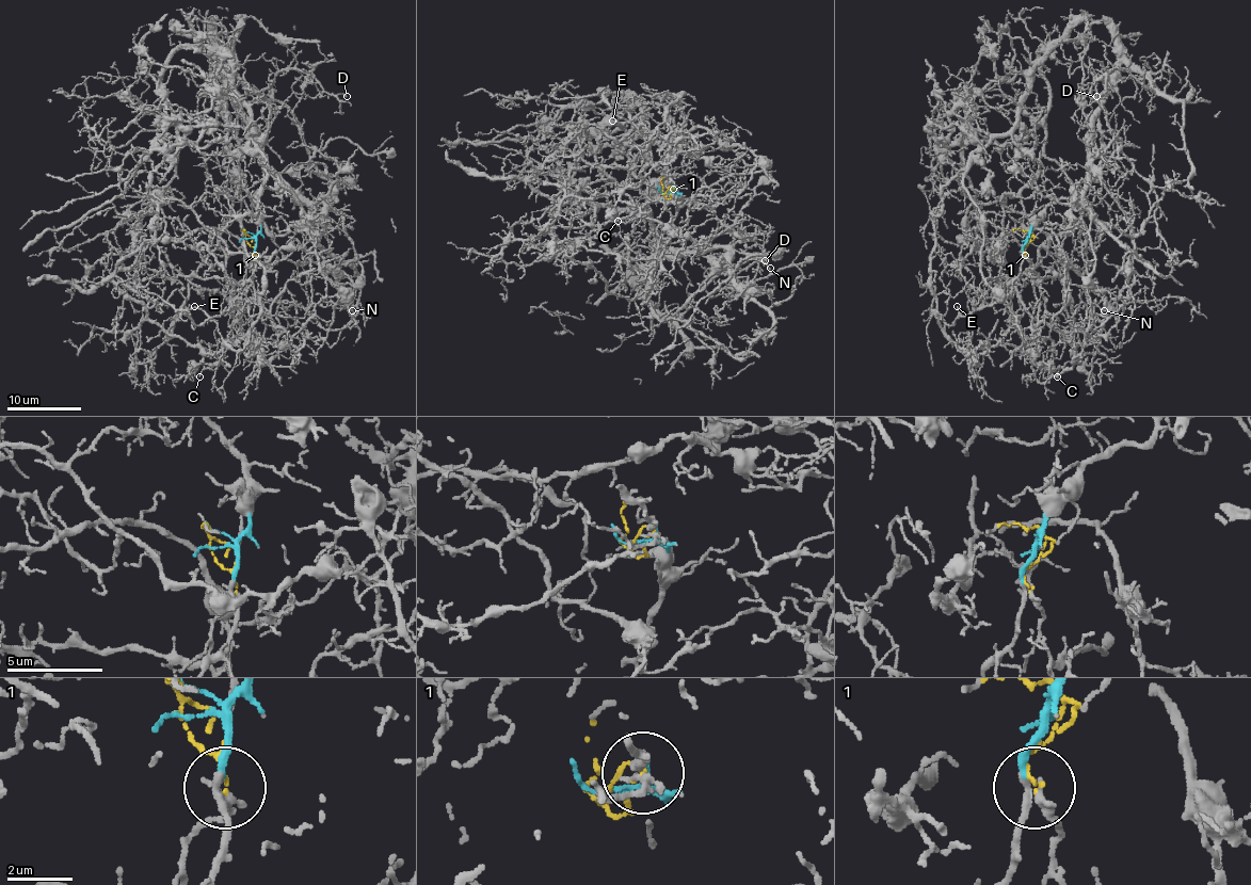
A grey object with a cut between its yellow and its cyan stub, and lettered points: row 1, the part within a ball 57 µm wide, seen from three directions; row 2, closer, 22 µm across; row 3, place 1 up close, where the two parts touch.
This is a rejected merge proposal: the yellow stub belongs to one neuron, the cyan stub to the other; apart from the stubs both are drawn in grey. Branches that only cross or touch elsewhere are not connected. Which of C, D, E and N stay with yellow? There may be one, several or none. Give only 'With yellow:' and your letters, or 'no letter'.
With yellow: C

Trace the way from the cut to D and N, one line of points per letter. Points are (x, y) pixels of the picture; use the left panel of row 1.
D: (244, 239), (260, 229), (260, 209), (229, 158), (238, 102), (222, 65), (260, 91), (297, 68), (347, 97)
N: (244, 239), (260, 209), (229, 158), (240, 117), (341, 214), (352, 311)

